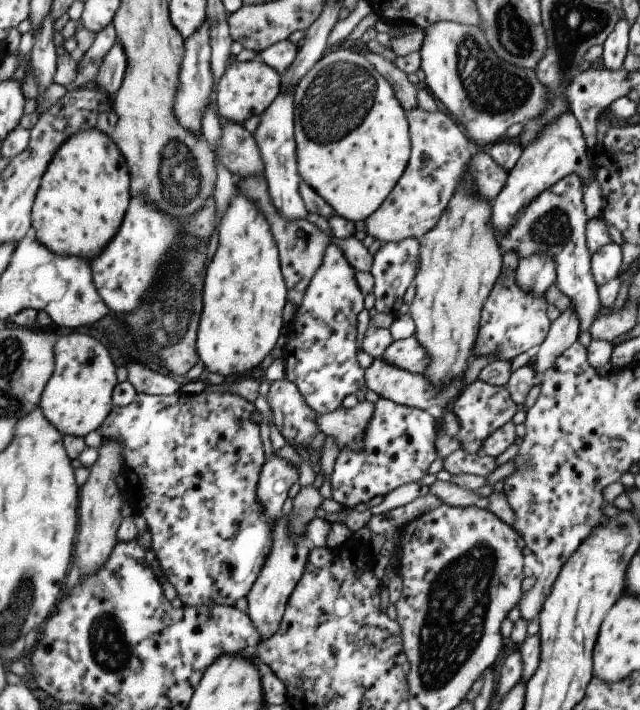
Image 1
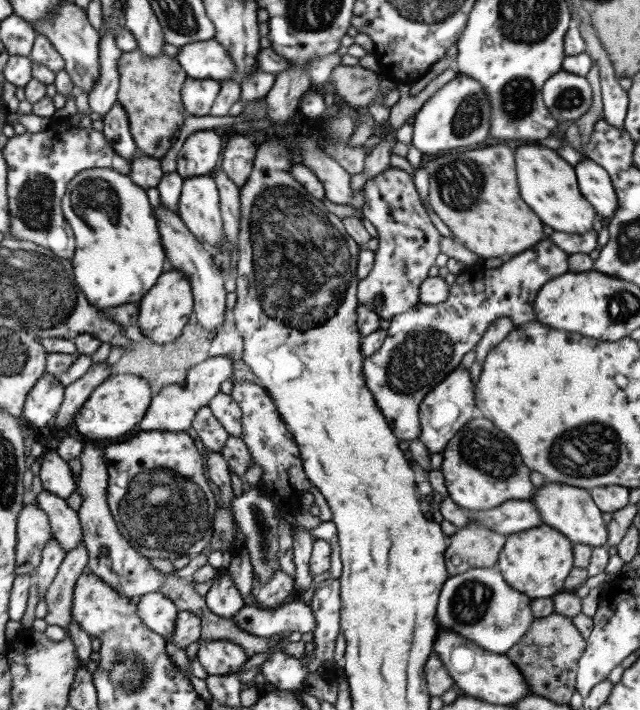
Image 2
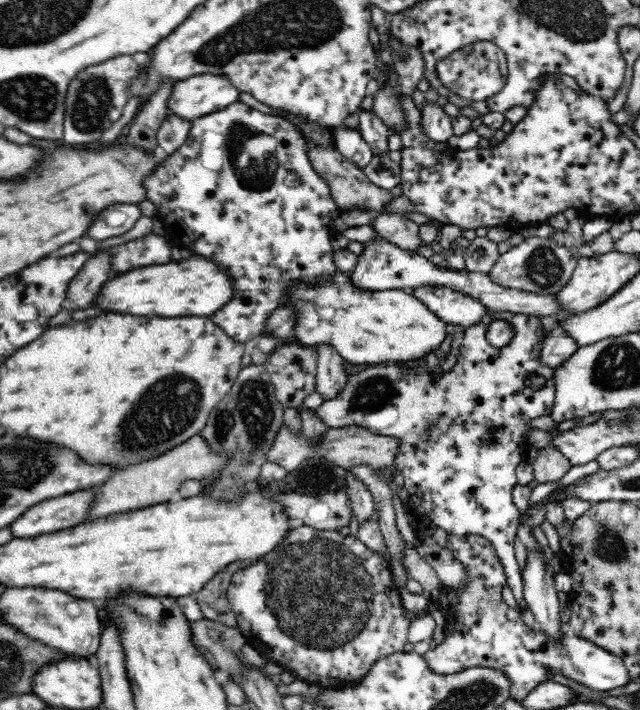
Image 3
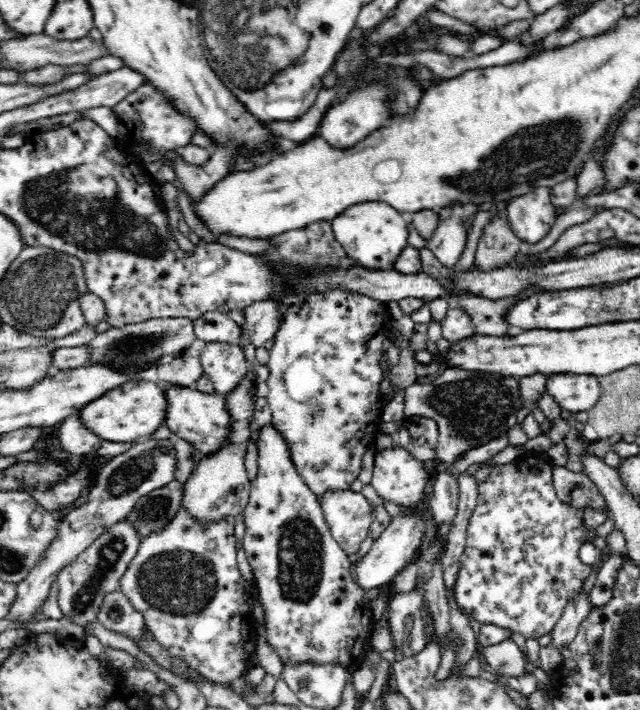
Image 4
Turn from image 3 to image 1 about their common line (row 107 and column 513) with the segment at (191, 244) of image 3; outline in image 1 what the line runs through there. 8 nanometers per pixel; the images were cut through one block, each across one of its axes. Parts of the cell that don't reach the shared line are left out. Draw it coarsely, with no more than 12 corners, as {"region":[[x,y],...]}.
{"region":[[574,174],[539,194],[501,255],[554,259],[554,284],[585,332],[602,306]]}

